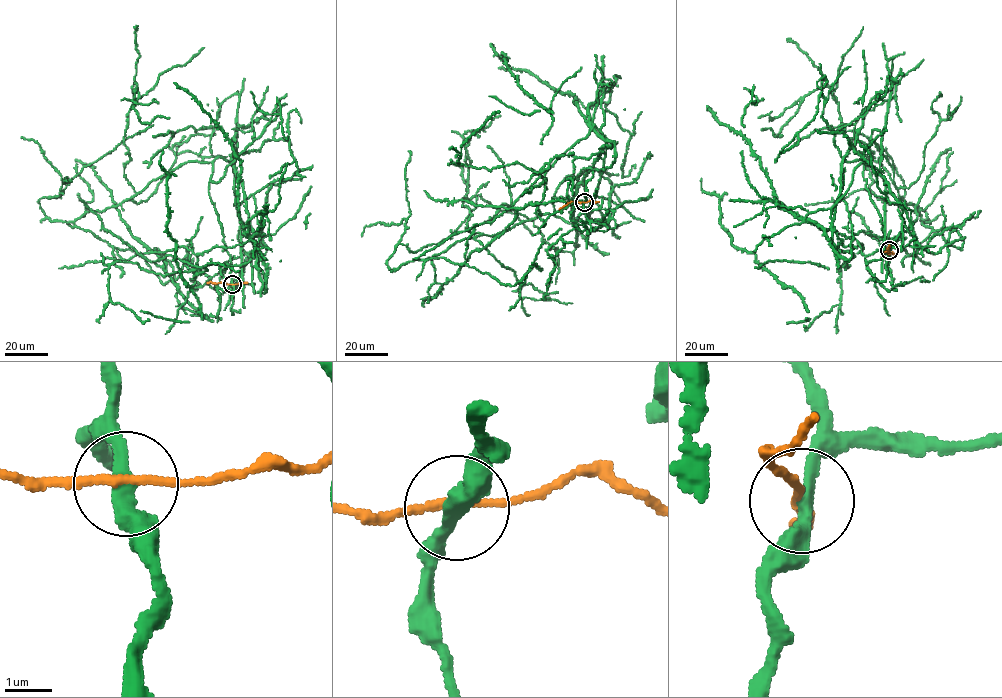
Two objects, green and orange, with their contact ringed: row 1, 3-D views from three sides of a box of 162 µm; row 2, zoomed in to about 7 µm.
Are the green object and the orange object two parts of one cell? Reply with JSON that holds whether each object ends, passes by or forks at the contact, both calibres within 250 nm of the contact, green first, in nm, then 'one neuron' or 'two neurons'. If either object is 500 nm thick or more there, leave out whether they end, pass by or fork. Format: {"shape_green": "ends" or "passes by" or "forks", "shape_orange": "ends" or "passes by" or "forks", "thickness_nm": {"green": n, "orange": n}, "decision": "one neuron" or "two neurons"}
{"shape_green": "passes by", "shape_orange": "passes by", "thickness_nm": {"green": 320, "orange": 170}, "decision": "two neurons"}

